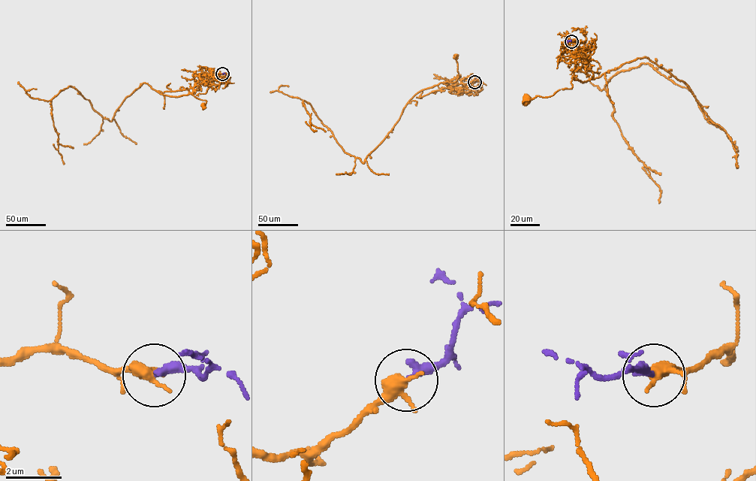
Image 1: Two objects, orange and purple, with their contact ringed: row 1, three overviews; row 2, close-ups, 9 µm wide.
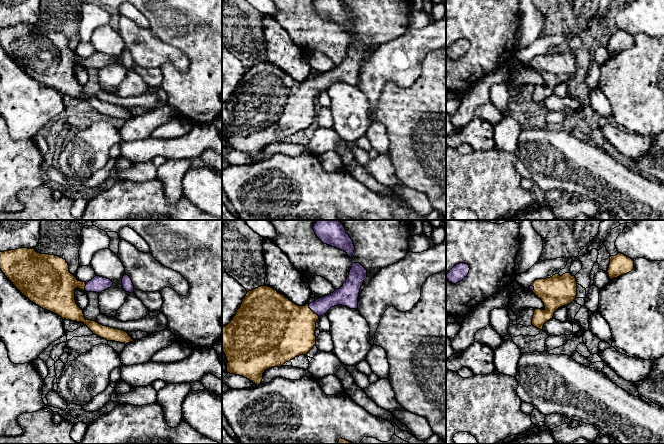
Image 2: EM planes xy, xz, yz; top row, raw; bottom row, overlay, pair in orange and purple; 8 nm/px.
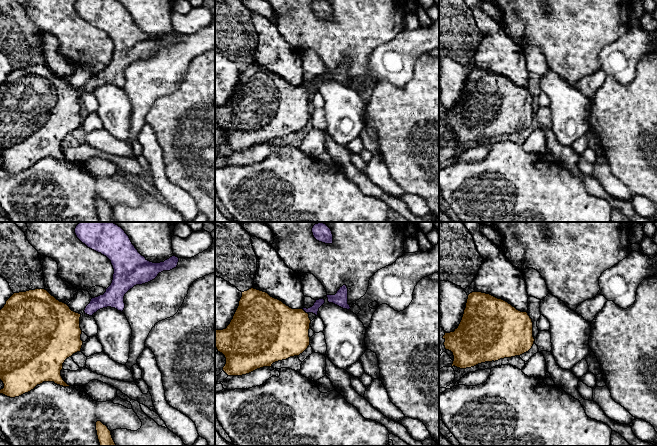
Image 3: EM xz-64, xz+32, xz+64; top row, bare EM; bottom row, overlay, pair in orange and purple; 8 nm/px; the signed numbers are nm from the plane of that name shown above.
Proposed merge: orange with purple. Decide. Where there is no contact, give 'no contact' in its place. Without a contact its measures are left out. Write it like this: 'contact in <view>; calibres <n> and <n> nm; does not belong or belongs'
contact in xz; calibres 440 and 130 nm; belongs

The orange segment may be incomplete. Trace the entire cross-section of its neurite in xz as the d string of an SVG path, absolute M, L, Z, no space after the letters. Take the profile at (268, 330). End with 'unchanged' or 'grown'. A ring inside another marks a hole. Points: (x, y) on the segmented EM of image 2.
M353 263L340 289L305 306L296 305L268 286L248 291L232 321L222 326L222 352L228 361L227 372L243 376L258 386L267 369L283 366L299 355L307 355L316 344L315 330L319 317L337 305L358 309L360 288L366 278L367 270L360 263Z; grown

